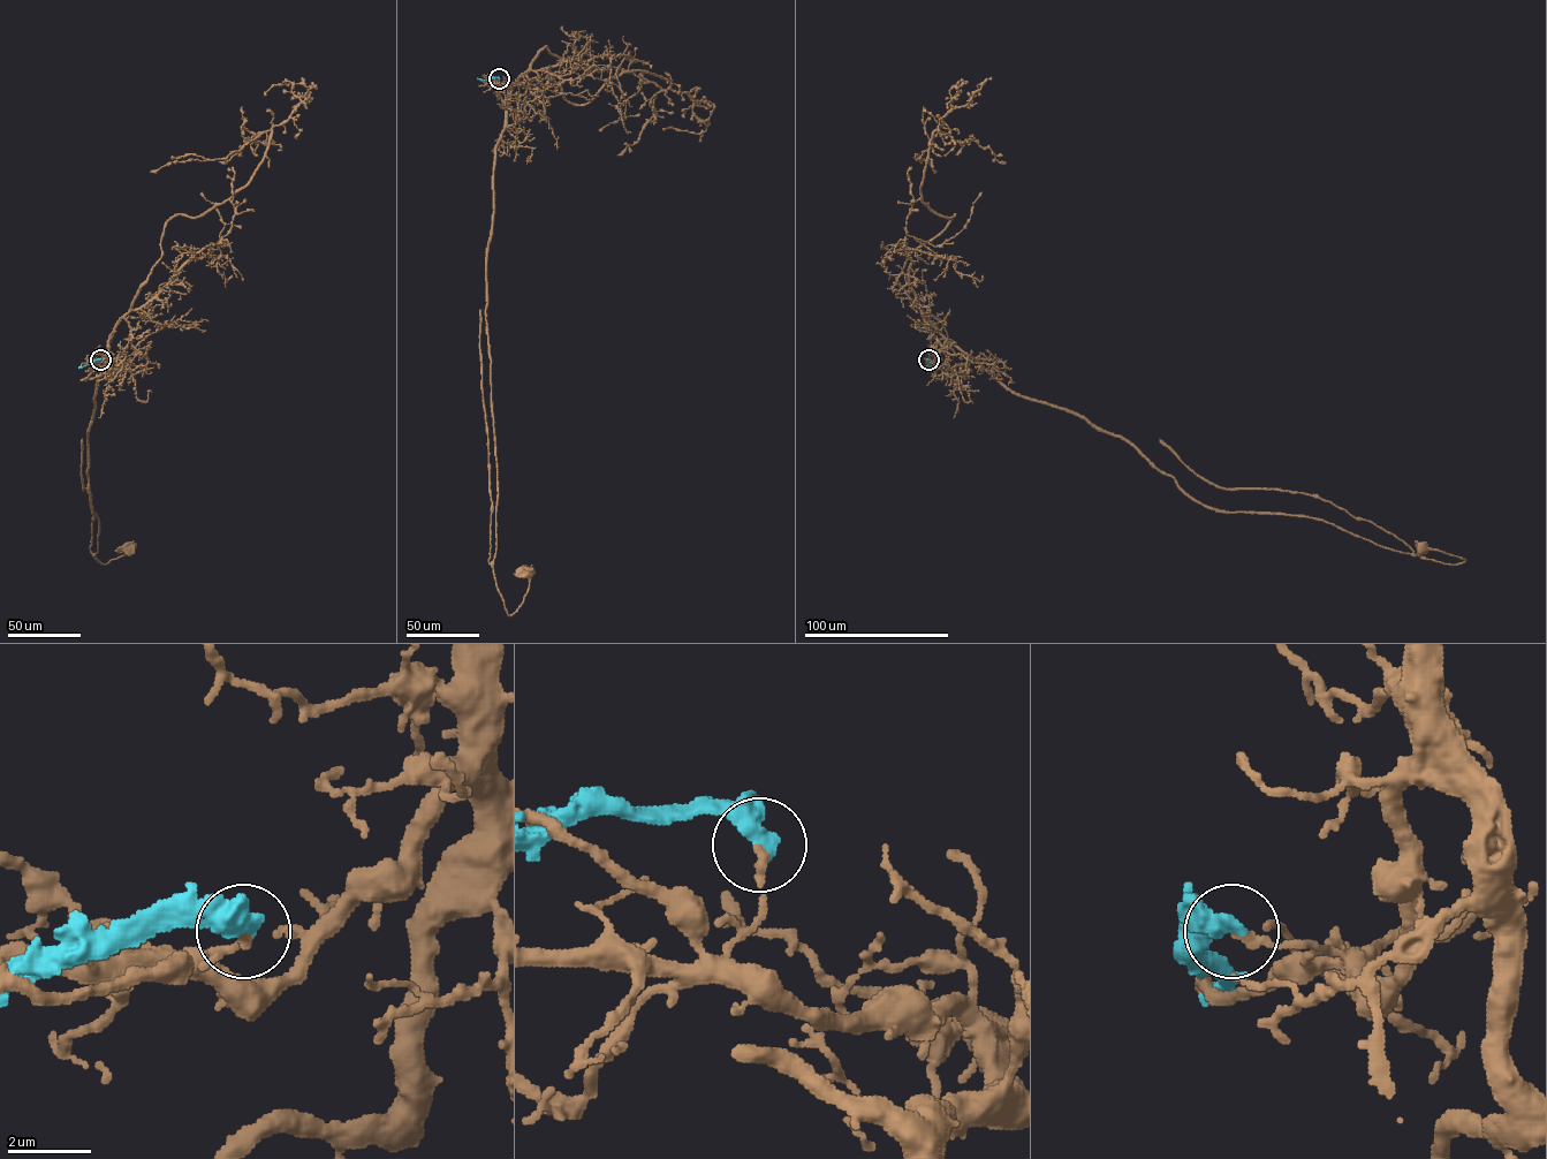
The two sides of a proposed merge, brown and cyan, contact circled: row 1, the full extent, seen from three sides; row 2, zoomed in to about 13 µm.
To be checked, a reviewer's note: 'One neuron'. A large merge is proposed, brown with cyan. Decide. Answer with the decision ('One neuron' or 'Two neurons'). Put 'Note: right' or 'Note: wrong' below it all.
Two neurons
Note: wrong

